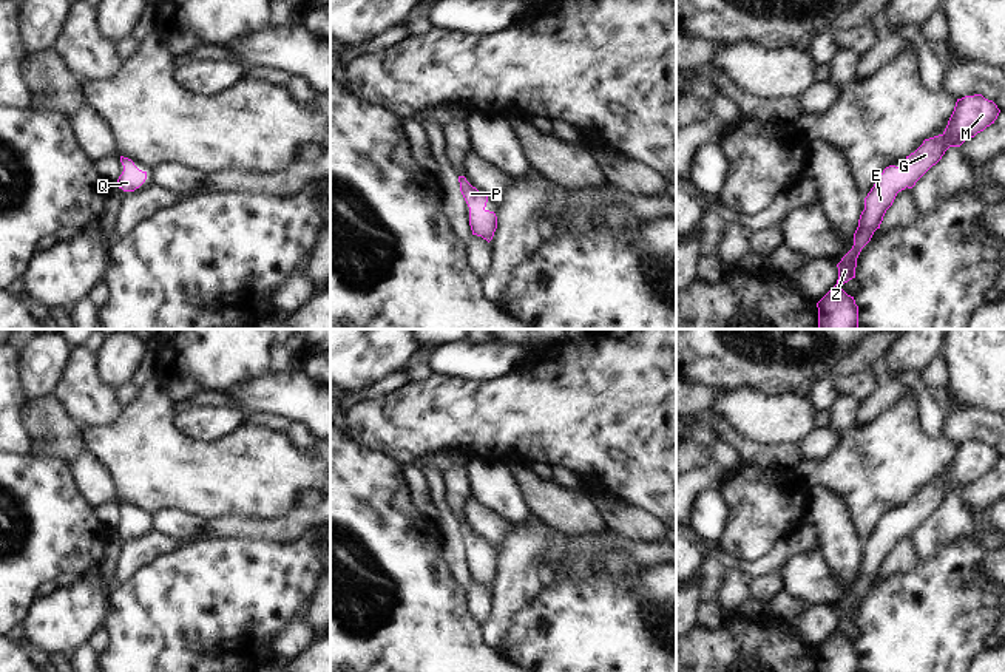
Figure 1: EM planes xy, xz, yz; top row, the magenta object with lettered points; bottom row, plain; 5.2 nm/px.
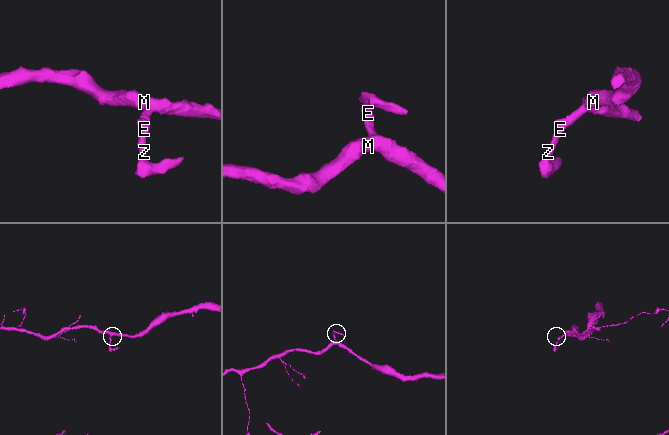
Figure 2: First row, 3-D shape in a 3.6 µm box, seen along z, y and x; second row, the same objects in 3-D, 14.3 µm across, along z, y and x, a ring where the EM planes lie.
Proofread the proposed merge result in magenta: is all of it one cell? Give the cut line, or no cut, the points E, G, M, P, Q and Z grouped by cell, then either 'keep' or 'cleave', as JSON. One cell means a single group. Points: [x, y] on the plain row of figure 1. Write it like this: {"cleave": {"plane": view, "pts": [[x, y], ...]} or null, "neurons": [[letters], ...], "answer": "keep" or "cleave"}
{"cleave": null, "neurons": [["E", "G", "M", "P", "Q", "Z"]], "answer": "keep"}

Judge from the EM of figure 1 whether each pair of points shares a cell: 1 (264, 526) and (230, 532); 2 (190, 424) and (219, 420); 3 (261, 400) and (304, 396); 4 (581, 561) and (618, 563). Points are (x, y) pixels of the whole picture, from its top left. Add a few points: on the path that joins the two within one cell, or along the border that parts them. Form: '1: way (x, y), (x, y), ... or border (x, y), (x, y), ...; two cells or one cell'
1: way (257, 529), (238, 529); one cell
2: way (198, 424), (212, 424); one cell
3: way (272, 396), (294, 396); one cell
4: way (590, 563), (609, 563); one cell

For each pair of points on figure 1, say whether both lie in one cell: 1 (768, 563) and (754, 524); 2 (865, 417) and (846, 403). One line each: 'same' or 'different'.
1: different
2: different

